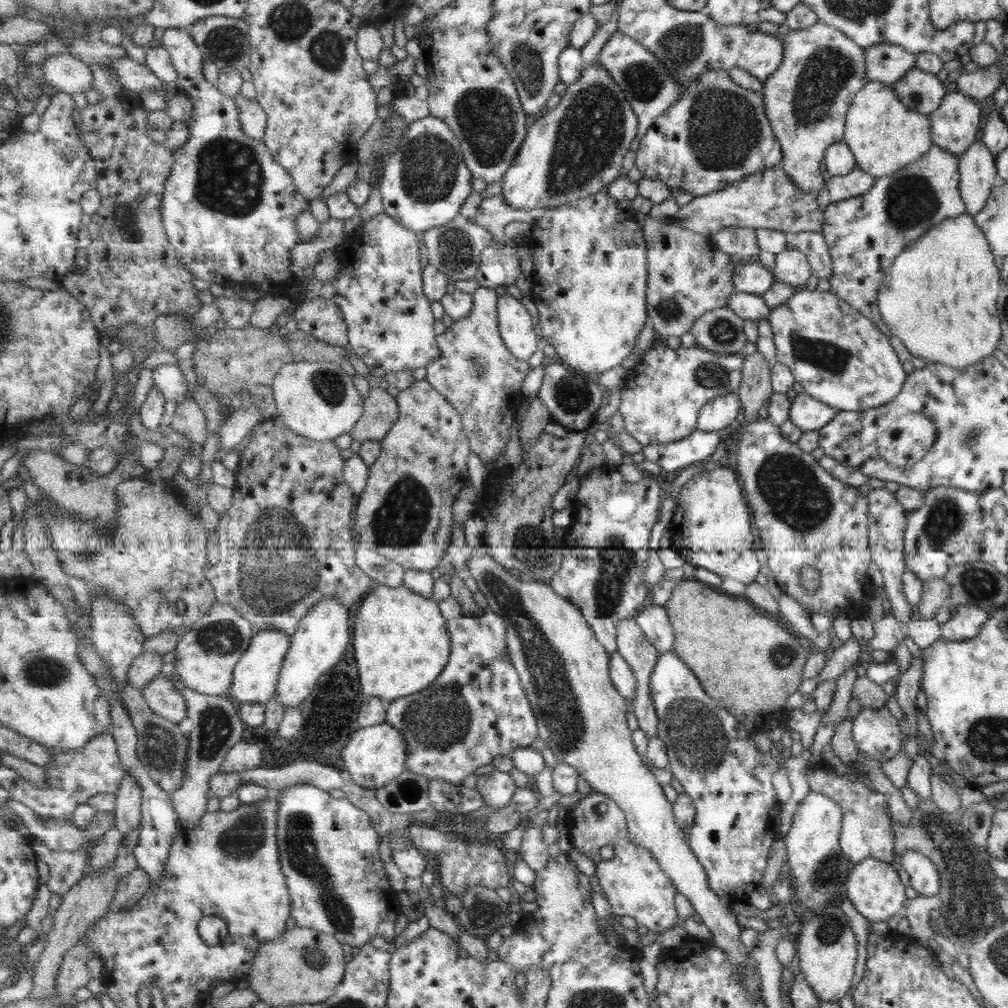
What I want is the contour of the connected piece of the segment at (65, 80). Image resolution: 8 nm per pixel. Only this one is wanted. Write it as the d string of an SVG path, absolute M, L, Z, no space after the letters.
M56 53L49 55L42 64L44 81L57 92L67 94L85 93L93 88L91 68L73 54Z

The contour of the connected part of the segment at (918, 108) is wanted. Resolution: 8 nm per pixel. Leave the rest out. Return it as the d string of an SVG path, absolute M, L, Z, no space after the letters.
M915 67L906 70L890 87L905 108L924 115L933 112L945 94L935 75Z

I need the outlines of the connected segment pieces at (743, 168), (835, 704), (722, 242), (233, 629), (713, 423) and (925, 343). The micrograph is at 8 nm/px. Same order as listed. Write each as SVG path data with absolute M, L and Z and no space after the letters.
M704 71L698 75L698 78L681 93L680 99L676 100L664 115L661 115L659 119L656 119L656 123L649 128L645 133L645 136L640 139L640 145L636 153L636 167L643 173L643 178L663 180L671 189L683 190L685 193L689 193L693 197L704 196L706 193L719 192L726 187L731 186L733 183L740 182L743 178L756 175L757 172L761 172L761 170L773 168L773 166L777 166L781 162L780 146L775 140L772 130L770 129L769 121L765 116L762 97L751 93L748 89L741 88L740 85L727 75L726 72L718 71Z
M853 664L853 666L845 670L845 673L837 676L835 680L835 692L833 693L831 704L829 704L829 707L826 709L827 714L824 714L820 718L820 723L823 725L839 723L840 719L846 717L853 684L855 680L857 680L856 666L857 664Z
M726 227L712 235L709 240L717 250L728 253L736 265L755 259L760 251L755 230L751 228Z
M214 604L213 612L198 620L176 645L177 679L186 688L201 694L229 696L237 664L252 647L254 636L253 623L241 616L233 605Z
M736 392L717 396L700 408L697 428L703 432L716 432L731 424L739 412L740 399Z
M963 212L953 219L941 221L937 227L929 228L893 259L881 279L875 306L883 324L903 343L912 357L965 370L981 359L992 356L1000 337L995 302L997 292L1001 292L1000 271L993 263L993 256L985 235L973 223L972 215Z

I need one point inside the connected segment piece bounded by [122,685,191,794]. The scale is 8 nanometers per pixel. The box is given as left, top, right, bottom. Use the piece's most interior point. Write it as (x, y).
(163, 745)

